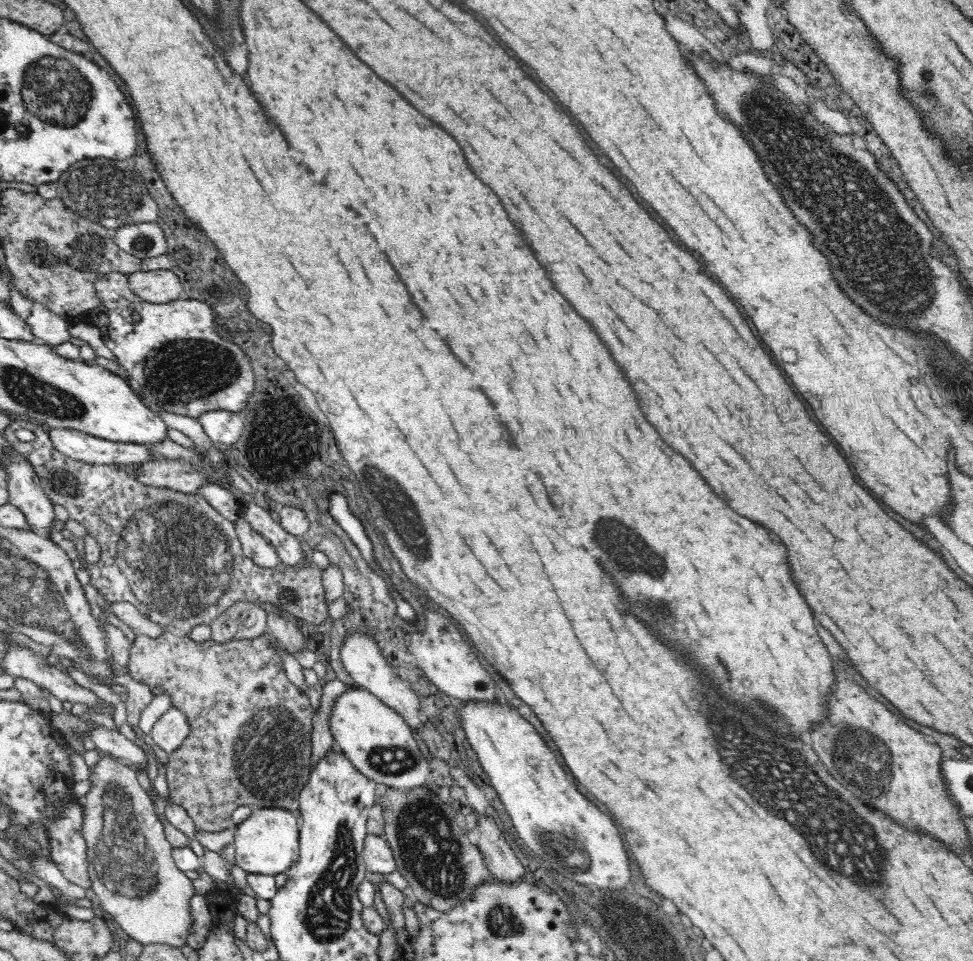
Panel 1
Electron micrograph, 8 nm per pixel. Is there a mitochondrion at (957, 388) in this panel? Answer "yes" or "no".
yes

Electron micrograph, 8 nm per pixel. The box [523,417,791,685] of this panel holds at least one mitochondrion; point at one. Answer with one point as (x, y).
(627, 553)

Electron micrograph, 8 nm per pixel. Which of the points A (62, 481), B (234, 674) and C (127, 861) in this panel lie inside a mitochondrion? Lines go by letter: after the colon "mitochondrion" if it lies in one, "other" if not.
A: mitochondrion
B: other
C: mitochondrion

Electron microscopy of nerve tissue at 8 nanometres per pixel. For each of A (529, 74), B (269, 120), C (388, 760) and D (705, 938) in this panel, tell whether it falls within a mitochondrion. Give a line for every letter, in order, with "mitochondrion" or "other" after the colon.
A: other
B: other
C: mitochondrion
D: other

